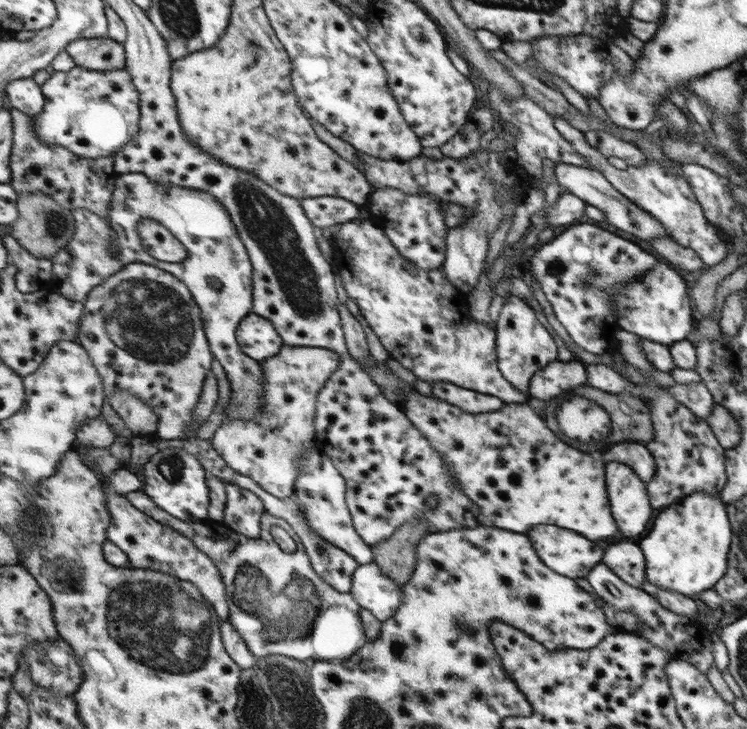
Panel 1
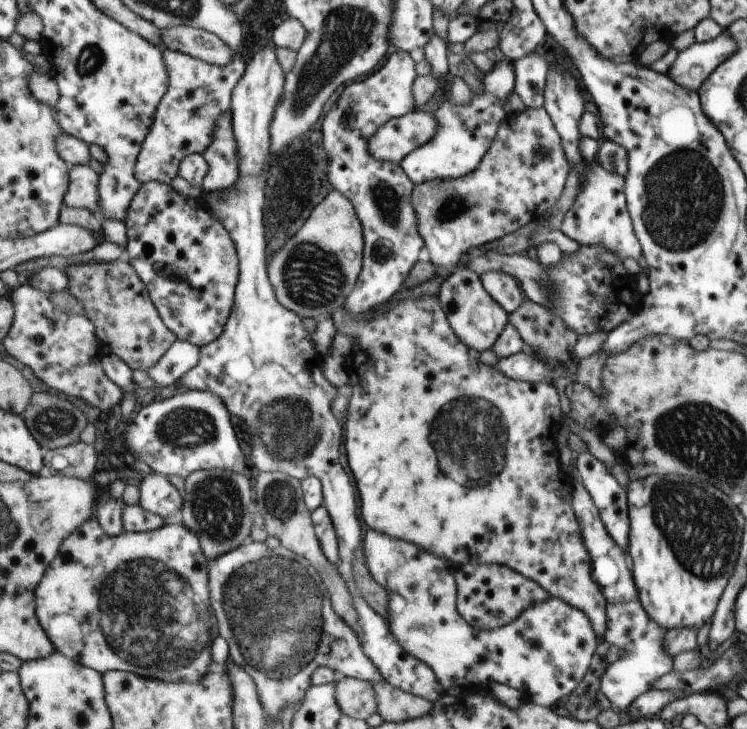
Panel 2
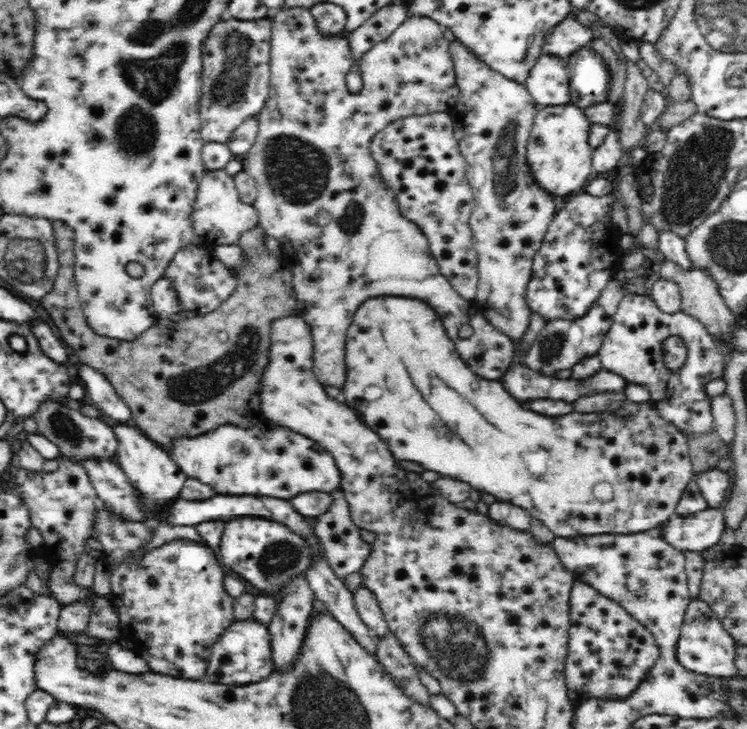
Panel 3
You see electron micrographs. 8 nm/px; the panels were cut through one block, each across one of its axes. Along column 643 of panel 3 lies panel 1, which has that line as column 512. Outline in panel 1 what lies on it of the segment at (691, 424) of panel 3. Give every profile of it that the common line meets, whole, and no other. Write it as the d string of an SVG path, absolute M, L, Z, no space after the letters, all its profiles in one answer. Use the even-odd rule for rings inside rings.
M510 295L506 298L499 312L499 319L493 324L496 328L498 368L511 386L527 395L529 394L529 377L556 359L556 346L549 332L535 318L533 310L526 302L515 296Z

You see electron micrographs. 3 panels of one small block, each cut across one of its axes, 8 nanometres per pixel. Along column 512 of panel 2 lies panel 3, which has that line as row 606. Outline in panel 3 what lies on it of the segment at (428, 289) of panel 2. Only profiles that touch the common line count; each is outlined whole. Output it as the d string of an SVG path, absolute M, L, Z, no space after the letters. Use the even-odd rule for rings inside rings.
M104 506L96 510L95 526L92 528L95 529L94 537L102 544L102 565L109 571L111 593L108 600L120 621L120 637L135 645L137 655L150 665L154 673L174 678L204 680L210 662L211 647L234 622L234 598L226 593L223 586L225 575L213 551L206 544L189 539L175 539L146 552L140 559L130 559L133 553L150 543L155 529L148 523L122 519L115 512L106 513ZM151 579L155 581L155 585L150 585Z

